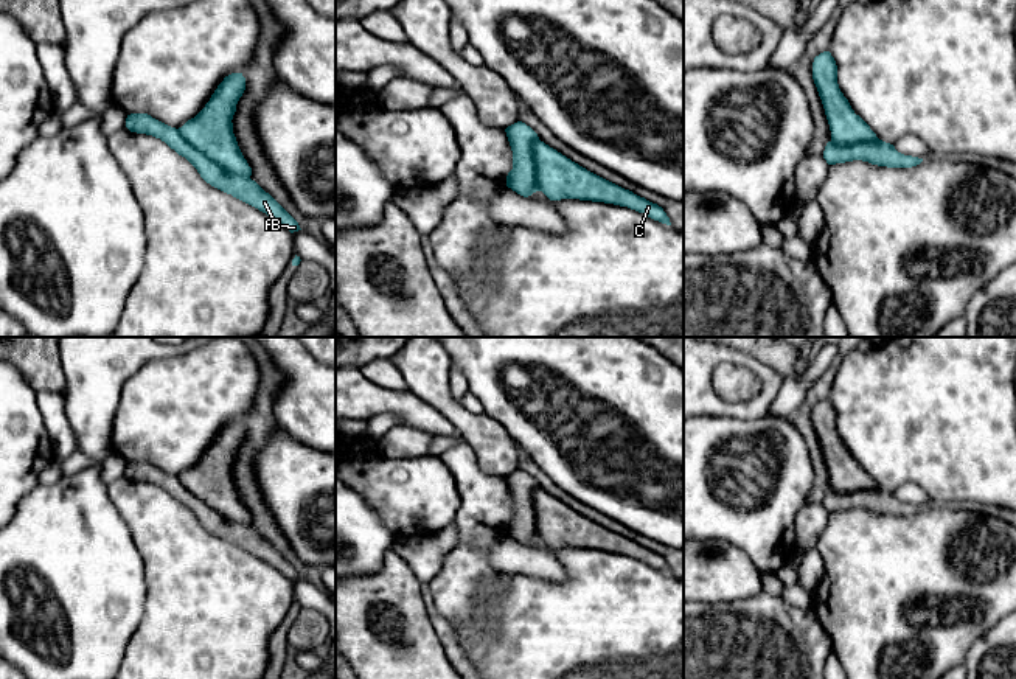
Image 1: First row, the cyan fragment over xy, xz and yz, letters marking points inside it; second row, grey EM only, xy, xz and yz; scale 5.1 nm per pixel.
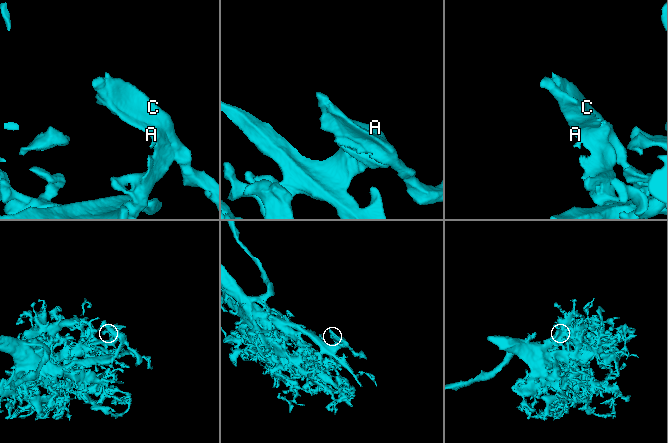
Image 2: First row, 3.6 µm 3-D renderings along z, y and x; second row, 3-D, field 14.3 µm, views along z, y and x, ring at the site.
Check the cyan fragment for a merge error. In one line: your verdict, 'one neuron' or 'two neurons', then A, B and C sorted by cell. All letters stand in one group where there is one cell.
one neuron | A B C

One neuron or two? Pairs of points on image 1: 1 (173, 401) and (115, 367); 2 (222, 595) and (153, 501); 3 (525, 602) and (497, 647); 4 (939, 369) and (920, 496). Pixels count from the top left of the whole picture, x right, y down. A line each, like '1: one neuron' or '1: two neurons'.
1: two neurons
2: one neuron
3: one neuron
4: two neurons

